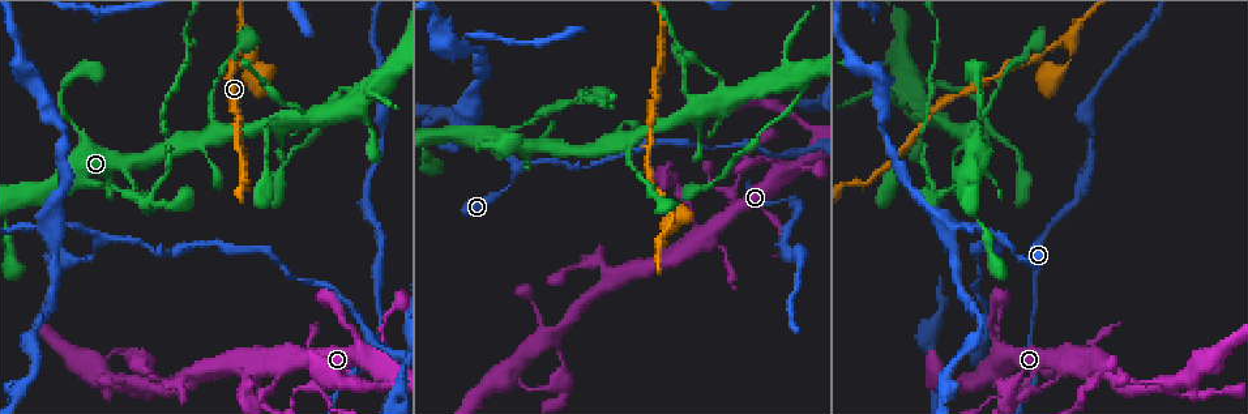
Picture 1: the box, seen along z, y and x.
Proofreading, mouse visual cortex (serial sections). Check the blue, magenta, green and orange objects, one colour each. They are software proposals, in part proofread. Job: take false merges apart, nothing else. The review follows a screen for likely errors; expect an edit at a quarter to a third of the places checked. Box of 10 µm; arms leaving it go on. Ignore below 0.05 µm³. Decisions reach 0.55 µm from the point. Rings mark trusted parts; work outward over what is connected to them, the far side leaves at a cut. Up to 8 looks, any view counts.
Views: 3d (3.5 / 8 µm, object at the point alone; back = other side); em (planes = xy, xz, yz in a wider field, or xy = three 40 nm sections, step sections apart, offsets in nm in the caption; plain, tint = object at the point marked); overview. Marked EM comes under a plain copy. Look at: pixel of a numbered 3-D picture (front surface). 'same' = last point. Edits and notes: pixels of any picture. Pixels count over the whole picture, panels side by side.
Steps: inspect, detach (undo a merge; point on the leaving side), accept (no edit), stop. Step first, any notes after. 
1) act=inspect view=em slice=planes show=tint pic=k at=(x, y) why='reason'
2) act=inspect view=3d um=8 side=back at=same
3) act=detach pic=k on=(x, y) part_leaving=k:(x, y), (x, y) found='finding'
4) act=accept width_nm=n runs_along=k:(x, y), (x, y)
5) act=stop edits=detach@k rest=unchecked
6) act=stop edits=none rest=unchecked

act=inspect view=3d um=8 pic=1 at=(470, 119) why='four arms meet'

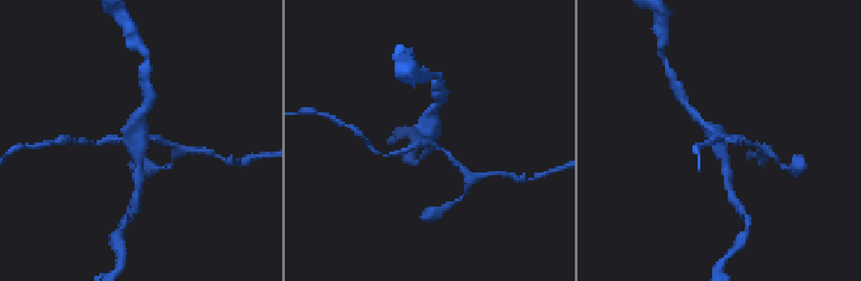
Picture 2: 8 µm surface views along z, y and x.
act=inspect view=3d um=3.5 at=same why='closer look'

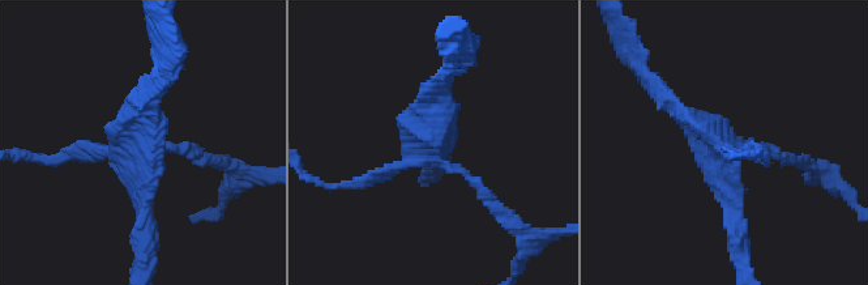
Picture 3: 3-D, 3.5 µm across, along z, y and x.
act=inspect view=em slice=xy step=2 show=tint pic=3 at=(433, 139)

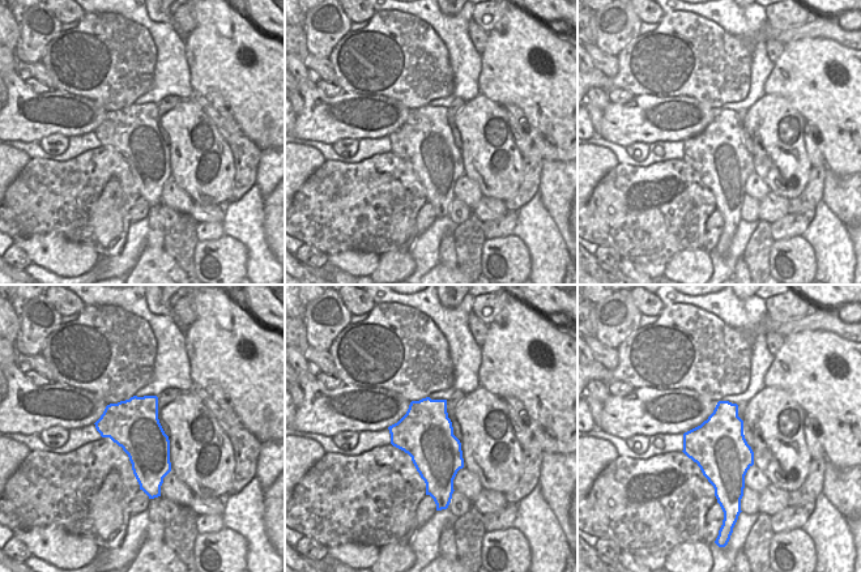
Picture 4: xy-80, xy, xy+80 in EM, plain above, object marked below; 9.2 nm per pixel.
act=detach pic=3 on=(127, 131) arm_widths_nm=150,150,200,250 part_leaving=3:(145, 148), (141, 100), (161, 67) found='two cells meet here'

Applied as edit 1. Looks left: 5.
act=inspect view=overview

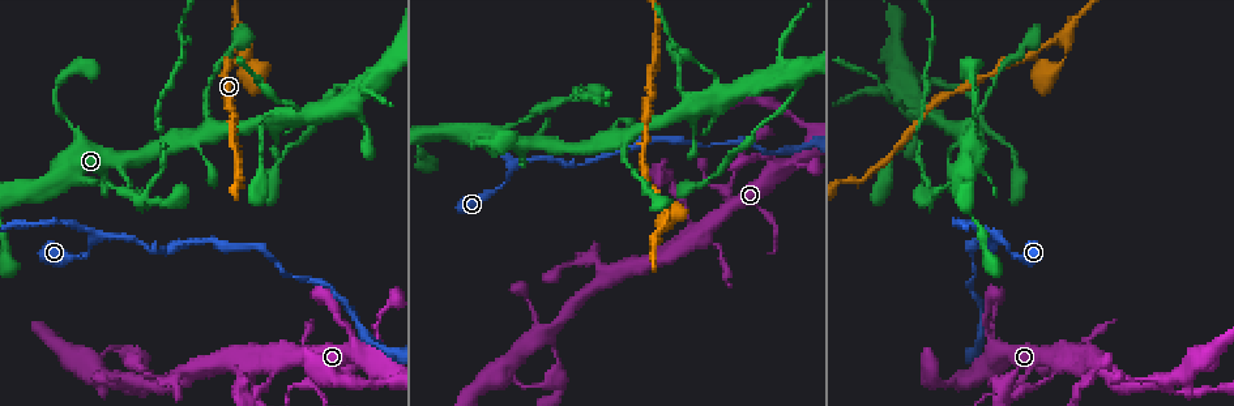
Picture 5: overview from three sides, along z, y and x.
act=inspect view=3d um=3.5 pic=5 at=(557, 100) why='branch point'

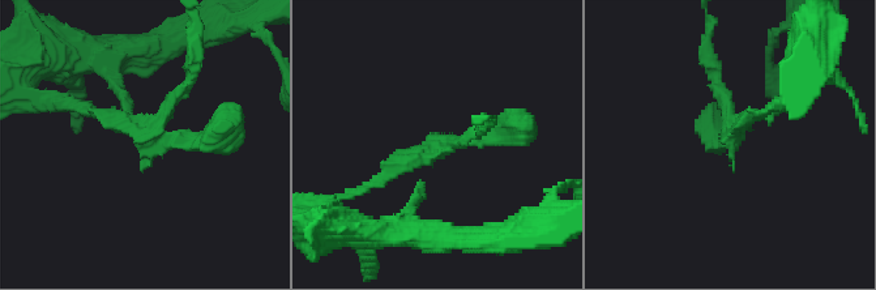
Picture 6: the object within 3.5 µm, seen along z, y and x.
act=inspect view=em slice=xy step=5 show=tint pic=6 at=(734, 128) arms=3 arm_widths_nm=150,150,250 why='now the EM'

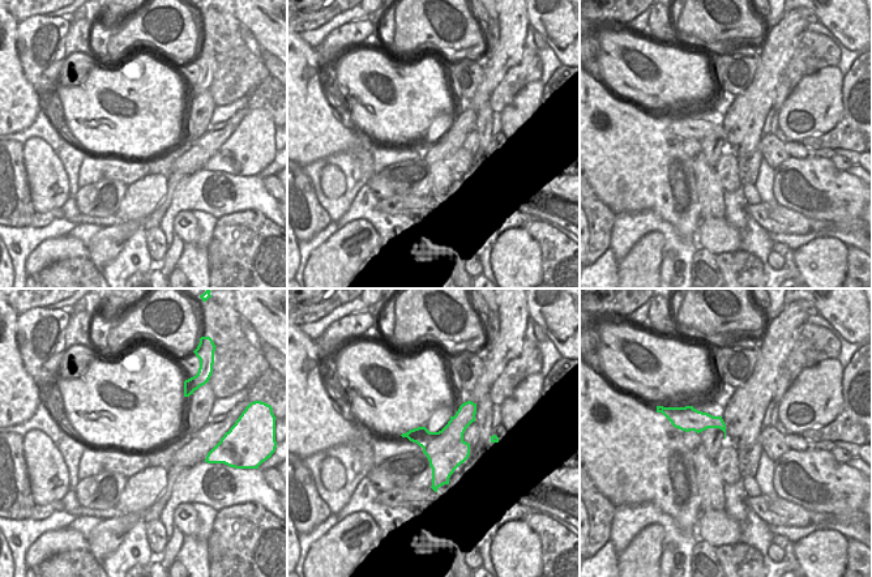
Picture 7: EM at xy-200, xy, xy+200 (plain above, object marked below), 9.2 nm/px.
act=inspect view=em slice=planes show=tint at=same

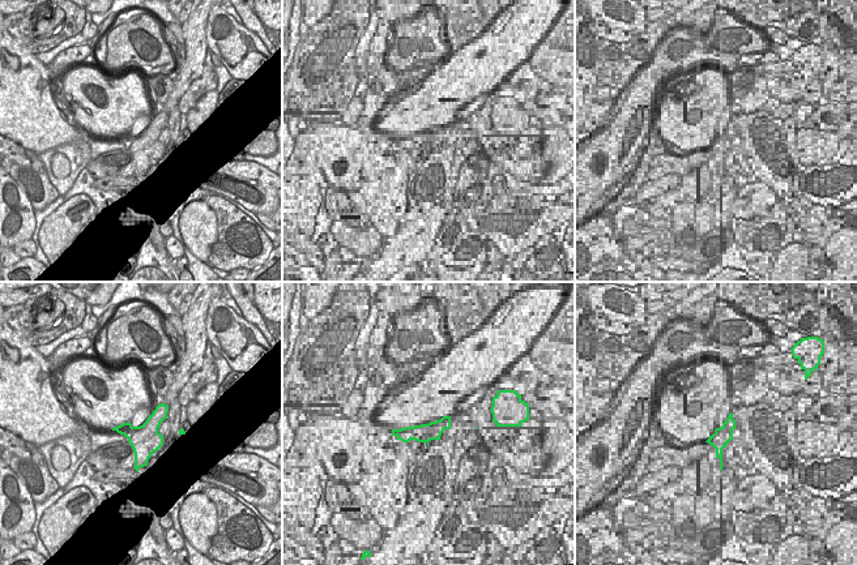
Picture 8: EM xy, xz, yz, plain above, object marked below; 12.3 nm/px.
act=detach pic=6 on=(188, 84) border=8:(152, 415), (146, 427), (156, 435) found='a second cell is stuck on'

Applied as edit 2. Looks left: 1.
act=stop edits=detach@3,detach@6 rest=unchecked

